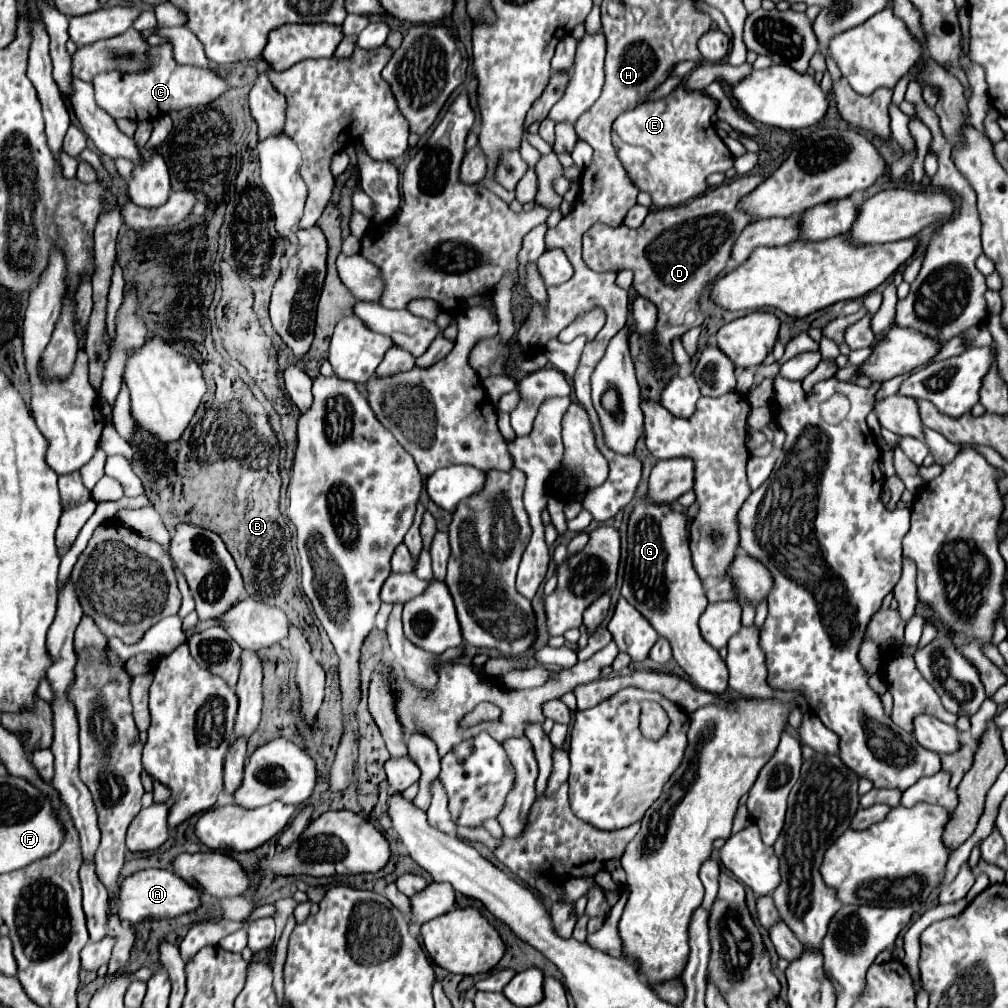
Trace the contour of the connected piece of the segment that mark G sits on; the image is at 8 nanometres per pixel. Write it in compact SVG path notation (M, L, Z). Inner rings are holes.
M645 494L633 506L627 538L629 556L621 596L627 598L651 622L651 626L671 642L673 658L701 690L725 694L729 688L725 660L711 644L703 640L697 626L699 616L709 602L705 598L701 578L691 564L687 516L675 512L671 504L653 502L649 494Z

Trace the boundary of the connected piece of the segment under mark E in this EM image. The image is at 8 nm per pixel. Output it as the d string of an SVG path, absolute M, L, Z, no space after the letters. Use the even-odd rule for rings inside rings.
M679 86L667 98L643 102L613 122L617 156L639 190L651 194L653 206L681 206L707 190L705 178L709 174L725 172L733 166L733 156L711 122L715 110L717 102L711 96Z

